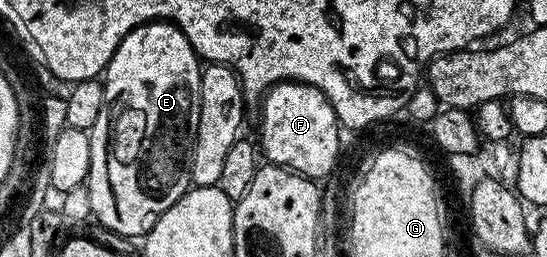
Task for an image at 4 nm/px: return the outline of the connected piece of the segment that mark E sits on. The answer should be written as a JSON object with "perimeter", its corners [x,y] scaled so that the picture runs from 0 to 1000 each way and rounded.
{"perimeter":[[[283,78],[278,93],[256,93],[252,109],[243,109],[229,136],[225,163],[210,195],[203,241],[194,257],[188,284],[188,323],[192,362],[188,366],[188,428],[181,428],[181,459],[174,459],[174,490],[161,510],[163,549],[172,568],[166,599],[166,646],[163,650],[163,693],[159,735],[165,763],[165,802],[170,825],[168,844],[181,856],[183,872],[196,891],[232,926],[252,926],[271,914],[282,887],[283,864],[327,770],[336,763],[349,728],[353,681],[349,677],[349,630],[353,626],[353,572],[360,549],[360,510],[364,506],[364,319],[367,315],[367,272],[371,249],[360,202],[349,179],[349,163],[314,86]]]}

